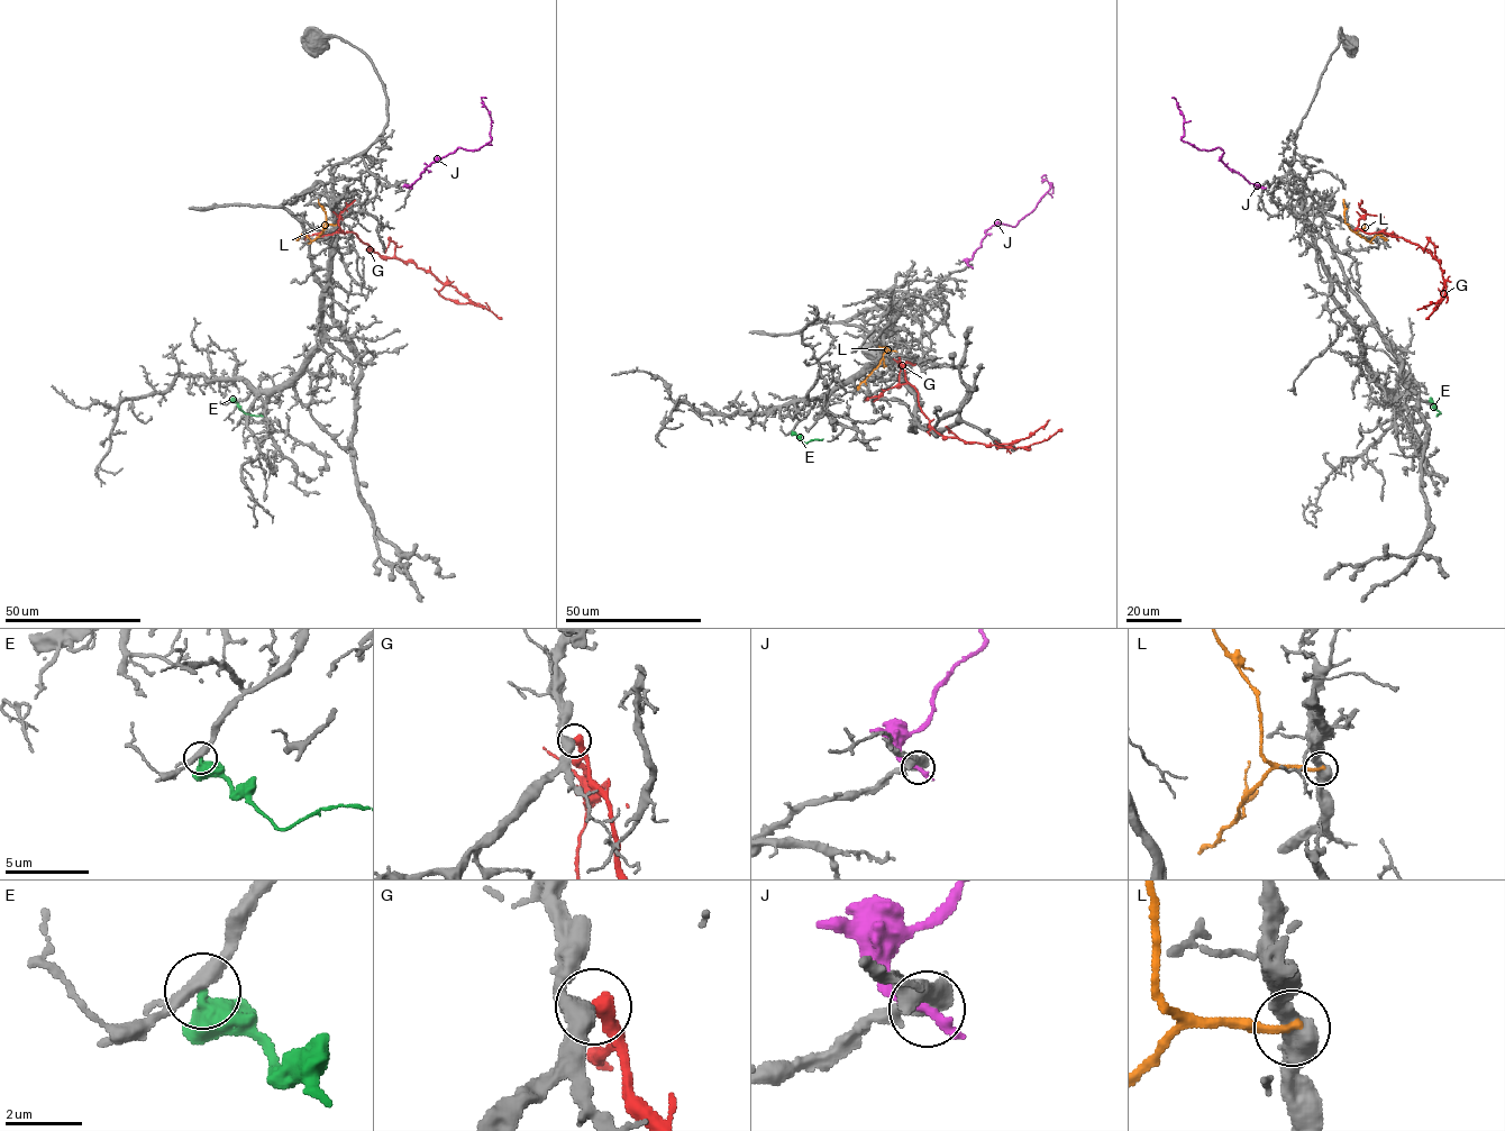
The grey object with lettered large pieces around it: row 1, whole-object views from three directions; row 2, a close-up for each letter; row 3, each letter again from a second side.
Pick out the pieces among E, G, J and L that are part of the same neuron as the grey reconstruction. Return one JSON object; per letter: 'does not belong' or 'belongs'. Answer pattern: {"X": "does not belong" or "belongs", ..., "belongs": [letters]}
{"E": "does not belong", "G": "does not belong", "J": "does not belong", "L": "does not belong", "belongs": []}

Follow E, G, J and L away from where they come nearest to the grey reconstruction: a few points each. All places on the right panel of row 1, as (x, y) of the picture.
E: (1429, 401), (1440, 413), (1437, 416)
G: (1355, 229), (1403, 237), (1439, 262), (1443, 284), (1441, 299), (1416, 310)
J: (1264, 188), (1229, 169), (1221, 158), (1222, 149), (1198, 149), (1183, 140), (1184, 119), (1175, 98)
L: (1349, 225), (1368, 240), (1378, 234), (1387, 239)

